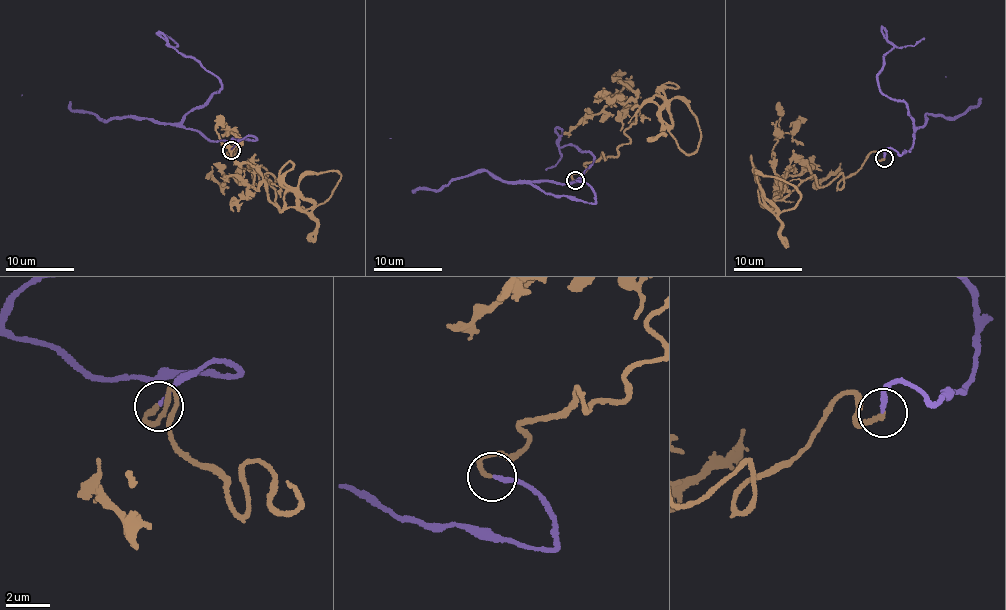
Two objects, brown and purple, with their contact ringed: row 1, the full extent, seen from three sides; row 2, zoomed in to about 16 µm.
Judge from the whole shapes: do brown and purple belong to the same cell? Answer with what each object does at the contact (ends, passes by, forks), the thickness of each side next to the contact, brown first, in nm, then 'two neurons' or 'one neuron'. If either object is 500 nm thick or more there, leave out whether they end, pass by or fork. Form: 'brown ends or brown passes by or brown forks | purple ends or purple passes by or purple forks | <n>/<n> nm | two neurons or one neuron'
brown ends | purple ends | 200/180 nm | one neuron

